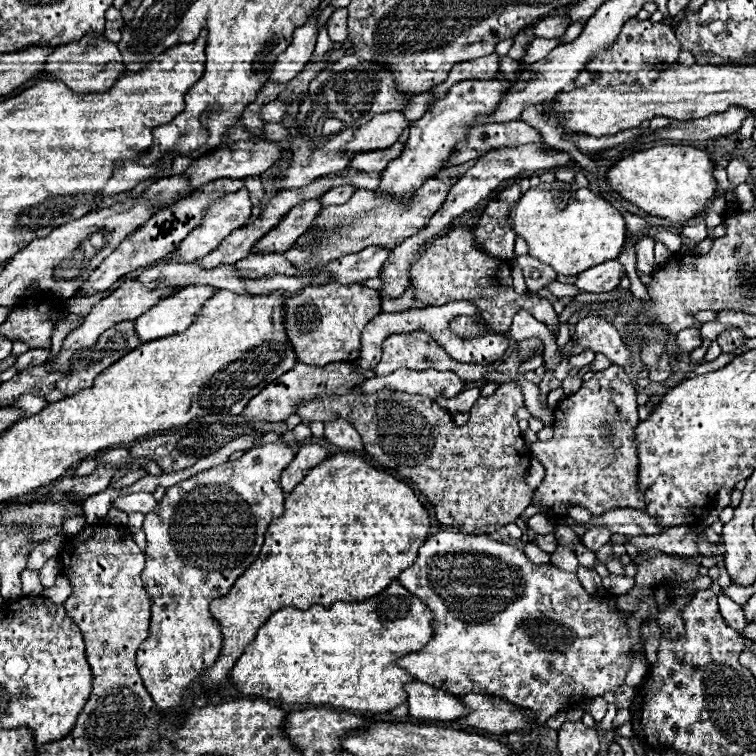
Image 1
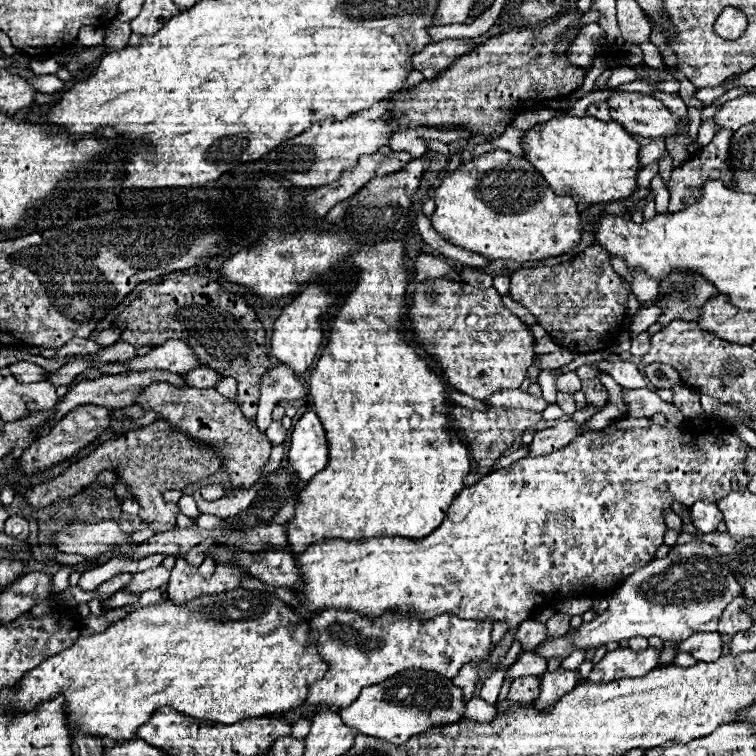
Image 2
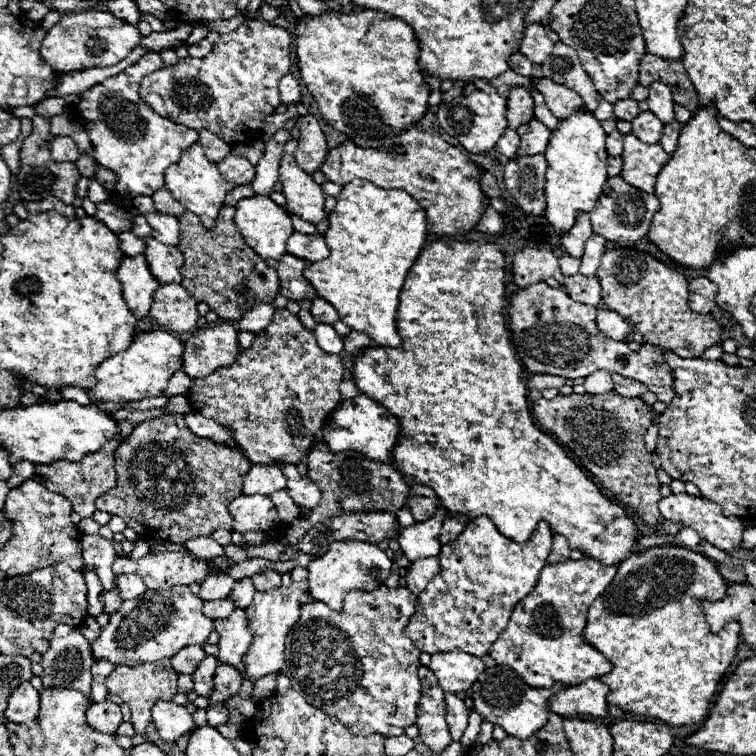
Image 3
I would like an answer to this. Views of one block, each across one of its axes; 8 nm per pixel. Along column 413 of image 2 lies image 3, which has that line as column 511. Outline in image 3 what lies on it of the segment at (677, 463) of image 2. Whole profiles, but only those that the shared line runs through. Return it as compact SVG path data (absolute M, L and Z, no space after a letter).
M486 516L468 522L452 544L442 546L438 554L440 572L418 596L416 612L404 628L406 636L426 654L458 648L472 656L486 656L490 644L506 630L514 606L534 590L552 550L552 536L546 522L536 526L528 542L502 536Z

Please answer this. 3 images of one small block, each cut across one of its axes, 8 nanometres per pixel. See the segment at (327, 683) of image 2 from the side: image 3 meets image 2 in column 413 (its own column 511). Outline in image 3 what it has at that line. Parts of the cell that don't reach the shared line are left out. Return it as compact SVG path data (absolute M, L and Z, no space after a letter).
M594 558L546 564L534 592L518 602L508 628L492 644L490 656L500 666L516 670L534 688L550 688L556 682L572 686L608 674L612 664L582 640L582 630L588 606L594 602L594 596L598 598L610 586L614 574L616 566L602 566Z

